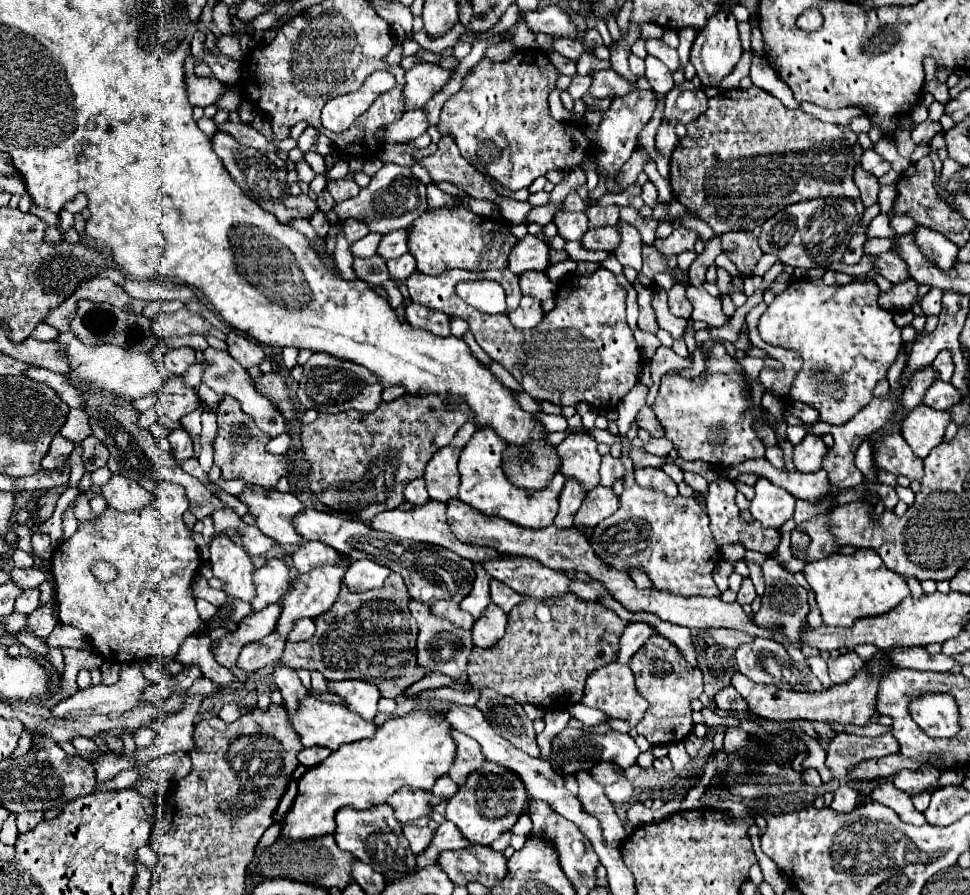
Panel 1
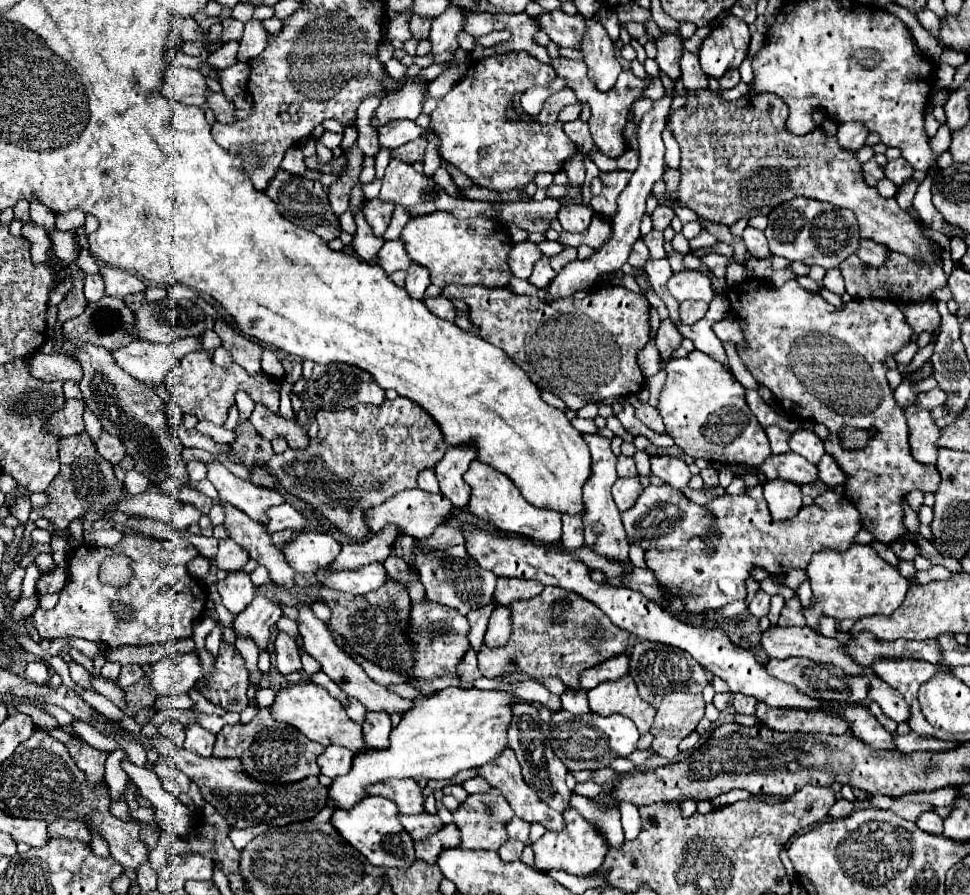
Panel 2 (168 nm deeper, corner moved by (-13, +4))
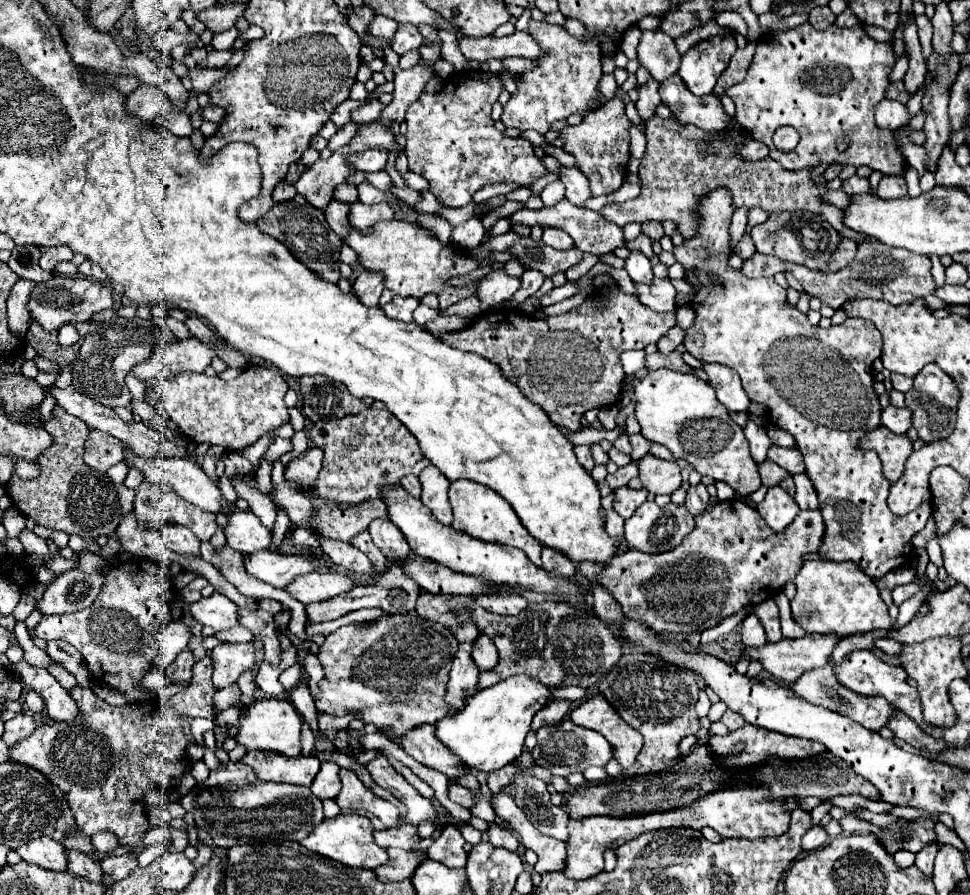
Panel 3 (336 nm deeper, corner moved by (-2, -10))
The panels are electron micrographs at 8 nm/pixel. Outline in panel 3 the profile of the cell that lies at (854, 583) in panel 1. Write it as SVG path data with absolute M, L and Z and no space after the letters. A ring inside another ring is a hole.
M807 560L795 576L795 586L797 594L791 600L793 620L809 634L837 632L839 636L851 636L855 632L871 632L879 628L889 630L893 626L877 584L859 564Z

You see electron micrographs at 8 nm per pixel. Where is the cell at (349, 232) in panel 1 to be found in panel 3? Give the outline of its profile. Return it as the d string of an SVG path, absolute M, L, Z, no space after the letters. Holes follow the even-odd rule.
M355 202L351 204L351 212L349 212L349 224L357 228L361 234L369 234L373 230L373 224L381 220L391 220L391 218L393 218L393 210L389 208L387 202L373 204L373 206Z

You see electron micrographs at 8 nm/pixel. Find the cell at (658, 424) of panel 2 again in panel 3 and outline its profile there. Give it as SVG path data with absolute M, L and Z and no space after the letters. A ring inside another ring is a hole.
M631 434L629 440L631 440L631 446L633 446L633 452L631 452L631 458L633 458L633 460L639 460L639 458L645 456L647 450L651 448L651 442L649 442L647 438L643 438L641 434Z

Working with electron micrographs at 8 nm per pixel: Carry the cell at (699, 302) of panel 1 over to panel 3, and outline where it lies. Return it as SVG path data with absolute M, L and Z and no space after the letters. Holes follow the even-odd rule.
M653 280L651 286L637 284L639 302L655 312L673 312L677 310L677 292L669 280Z

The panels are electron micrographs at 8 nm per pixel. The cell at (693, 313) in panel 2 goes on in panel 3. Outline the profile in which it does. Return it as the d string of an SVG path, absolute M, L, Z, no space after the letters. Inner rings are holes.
M673 326L665 336L659 338L657 348L659 348L661 354L669 354L669 352L673 352L683 342L683 338L685 338L685 330L679 328L679 326Z

